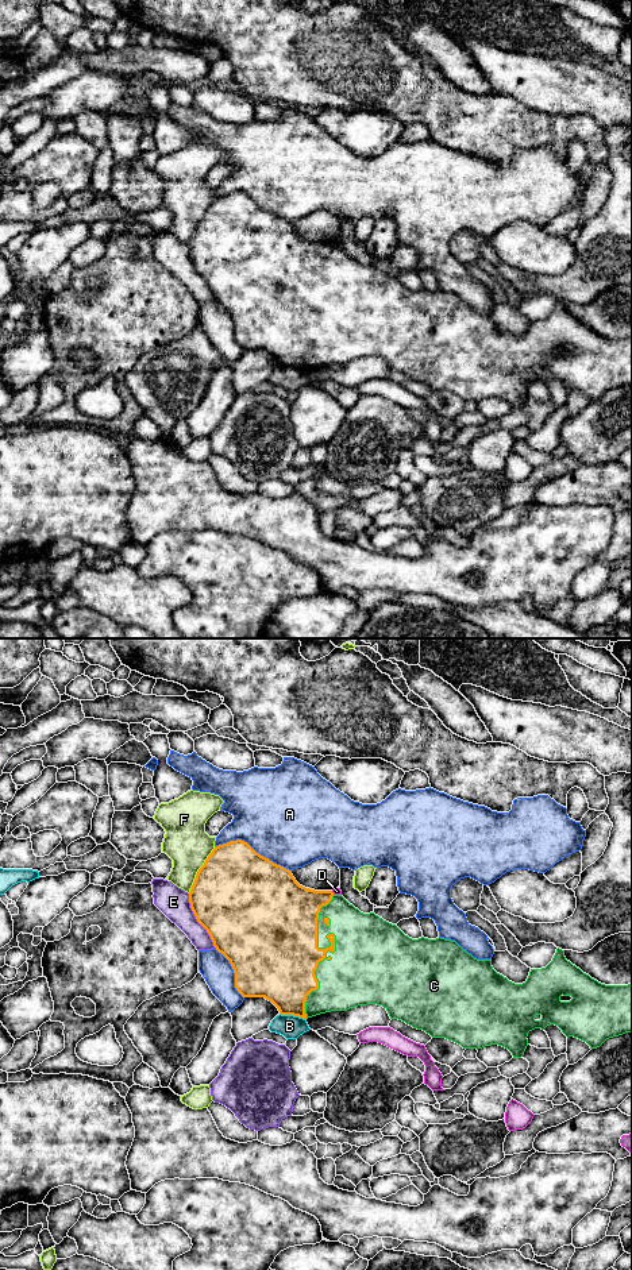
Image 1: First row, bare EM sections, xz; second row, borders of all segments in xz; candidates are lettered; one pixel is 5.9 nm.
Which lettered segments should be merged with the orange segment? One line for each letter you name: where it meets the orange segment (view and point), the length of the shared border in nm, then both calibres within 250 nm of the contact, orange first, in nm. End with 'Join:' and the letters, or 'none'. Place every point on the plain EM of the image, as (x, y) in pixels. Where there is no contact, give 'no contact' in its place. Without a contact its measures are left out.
C: xz (326, 304) | 750 nm | 420/420 nm
Join: C

